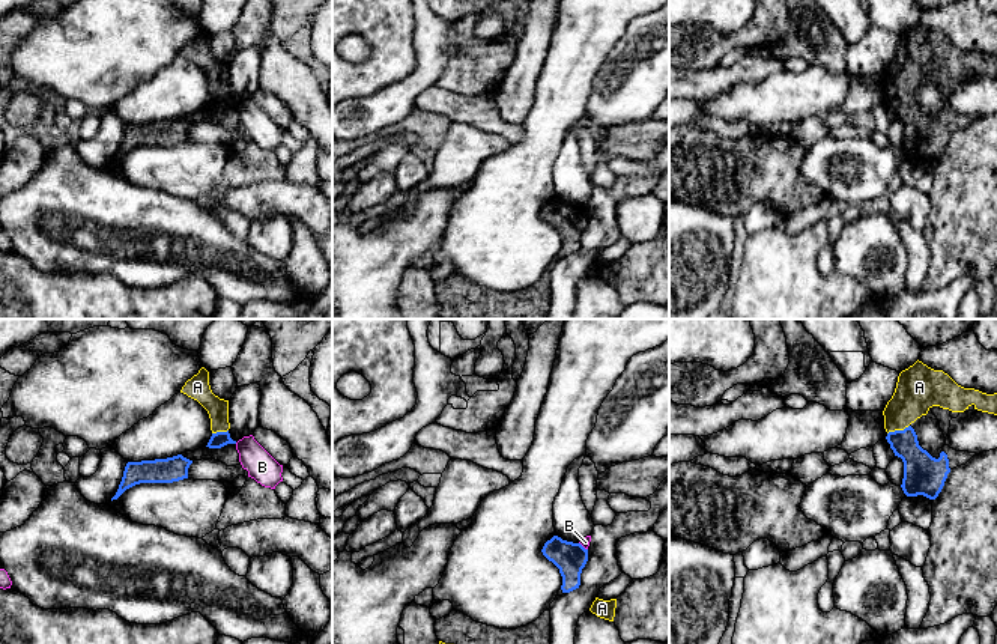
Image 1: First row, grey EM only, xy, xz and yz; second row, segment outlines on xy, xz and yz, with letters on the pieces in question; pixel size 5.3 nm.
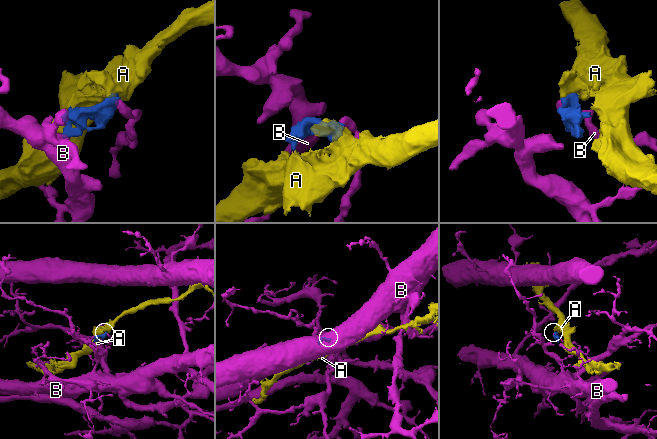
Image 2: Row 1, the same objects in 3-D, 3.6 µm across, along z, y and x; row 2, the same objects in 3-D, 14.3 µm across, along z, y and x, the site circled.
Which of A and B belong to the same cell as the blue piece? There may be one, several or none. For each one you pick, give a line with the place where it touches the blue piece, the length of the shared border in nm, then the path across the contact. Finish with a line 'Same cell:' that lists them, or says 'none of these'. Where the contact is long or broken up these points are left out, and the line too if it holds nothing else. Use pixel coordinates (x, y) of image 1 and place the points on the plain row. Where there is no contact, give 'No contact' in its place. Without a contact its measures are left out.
A: Touches blue at yz (898, 94). Shared border 130 nm. Path across: yz (921, 133), (898, 94), (898, 77), (918, 51)
Same cell: A

